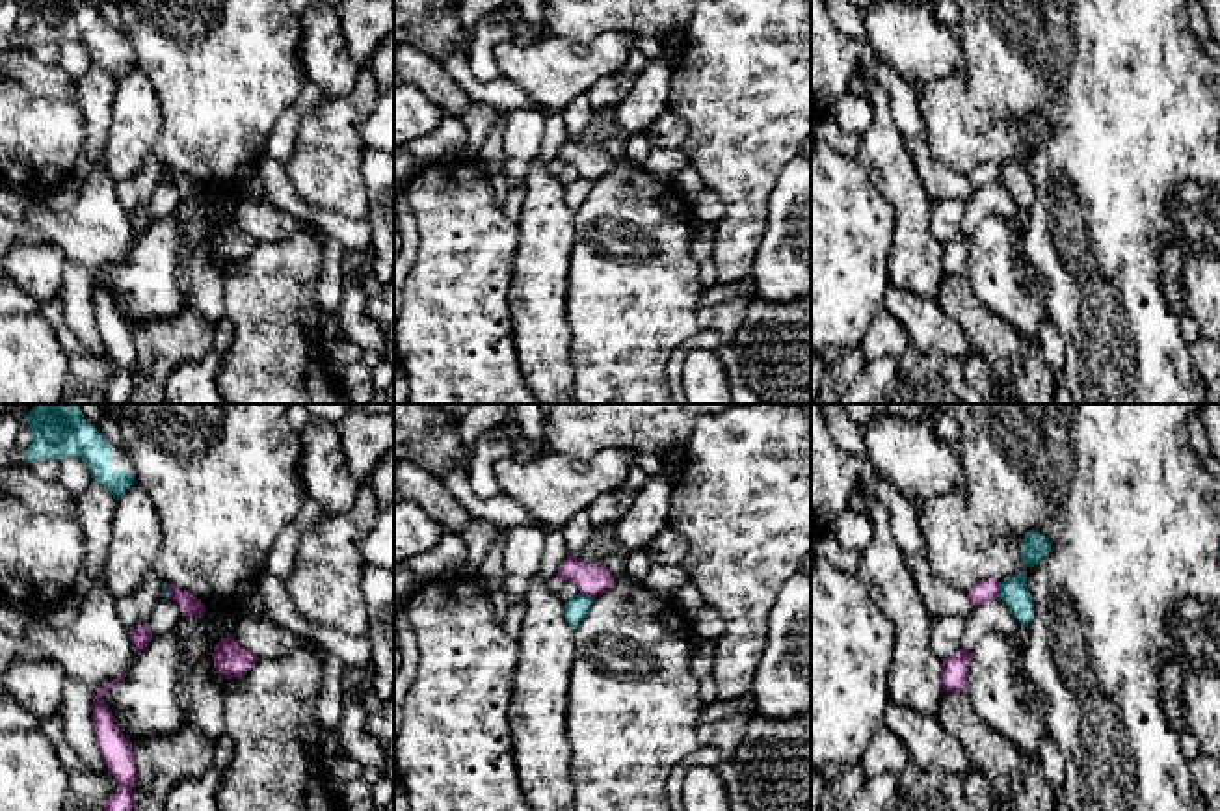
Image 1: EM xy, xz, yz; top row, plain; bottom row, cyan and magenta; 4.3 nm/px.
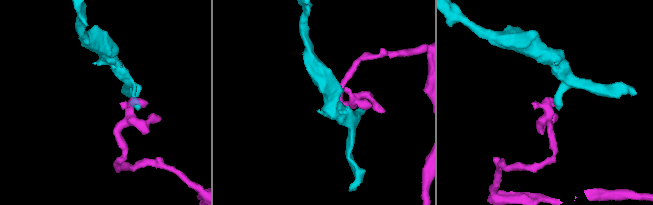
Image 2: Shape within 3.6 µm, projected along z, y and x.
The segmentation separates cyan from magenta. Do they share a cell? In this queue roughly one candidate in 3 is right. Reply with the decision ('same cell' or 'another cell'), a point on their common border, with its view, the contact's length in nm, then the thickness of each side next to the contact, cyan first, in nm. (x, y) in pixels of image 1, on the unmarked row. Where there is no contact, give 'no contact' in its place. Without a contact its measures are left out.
another cell; meets cyan in yz at (1001, 173); contact 60 nm long; 120 nm thick on the cyan side, 90 nm on the other

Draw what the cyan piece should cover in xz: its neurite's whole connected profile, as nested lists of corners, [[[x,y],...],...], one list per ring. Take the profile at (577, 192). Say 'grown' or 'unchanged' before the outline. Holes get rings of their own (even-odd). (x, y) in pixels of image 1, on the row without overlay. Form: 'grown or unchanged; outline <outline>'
unchanged; outline [[[578,177],[571,184],[565,186],[565,205],[577,212],[591,192],[591,180]]]

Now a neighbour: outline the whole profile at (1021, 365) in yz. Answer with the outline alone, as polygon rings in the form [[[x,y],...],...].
[[[943,275],[939,309],[969,339],[973,352],[1006,383],[1019,404],[1054,404],[1056,378],[1040,346],[976,298],[965,275]]]

